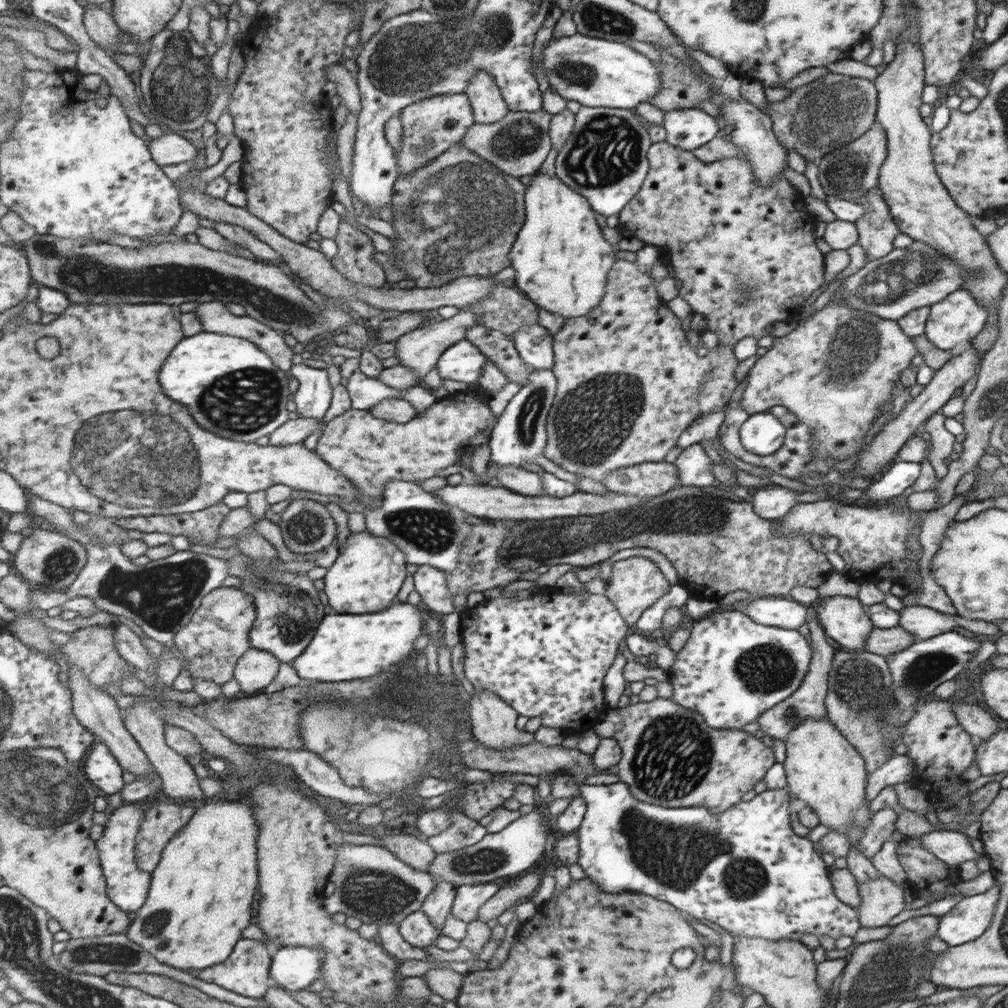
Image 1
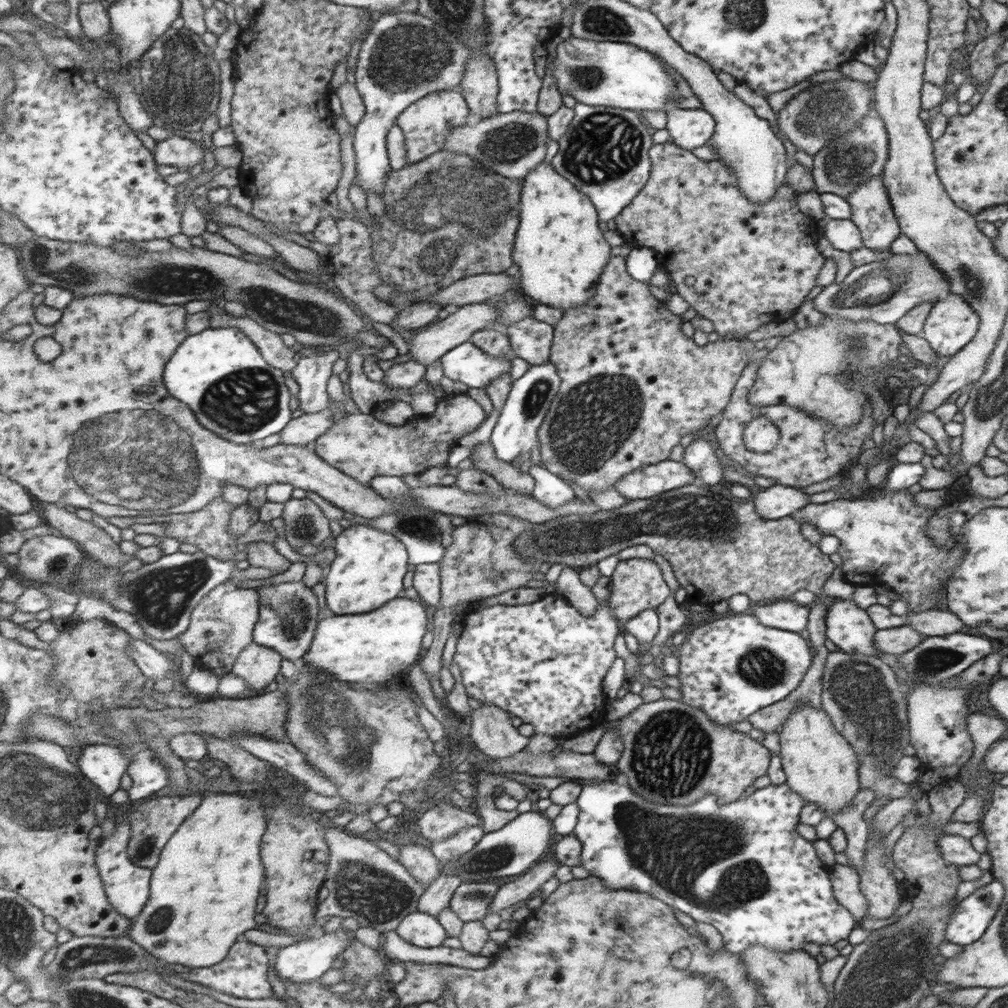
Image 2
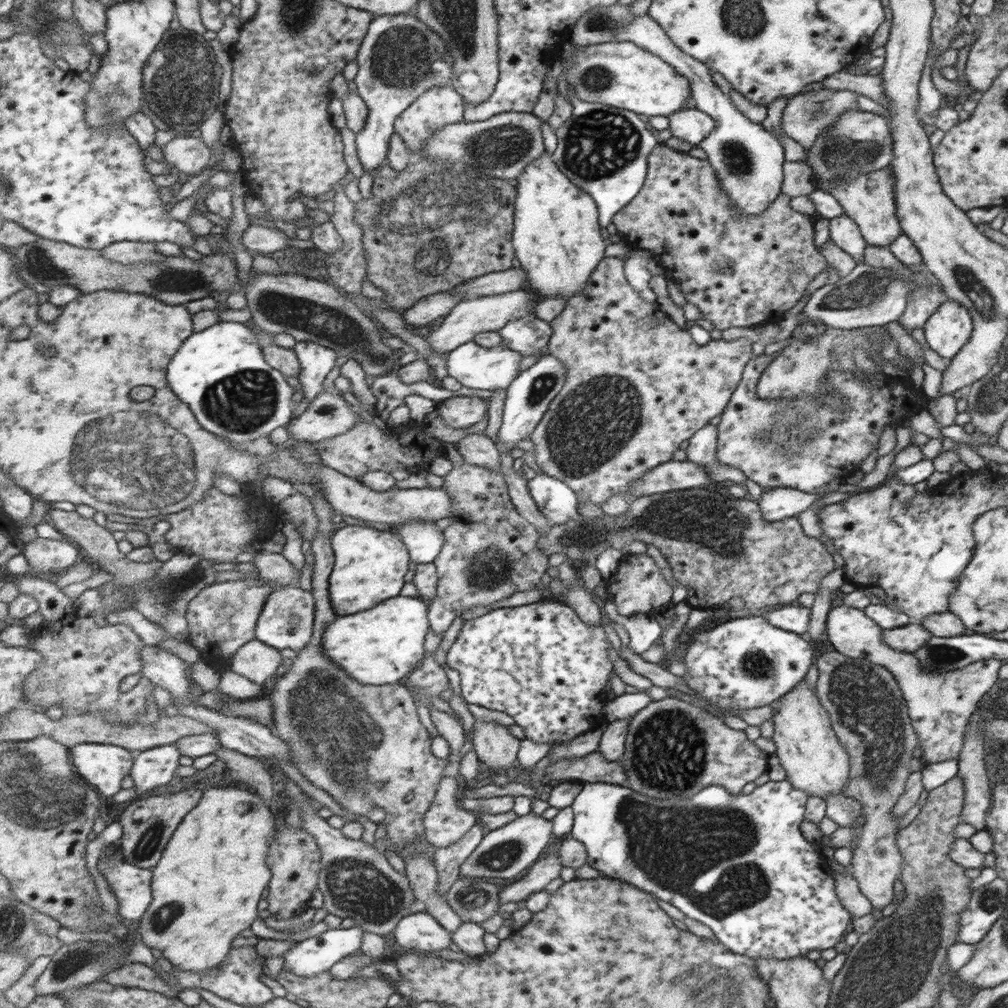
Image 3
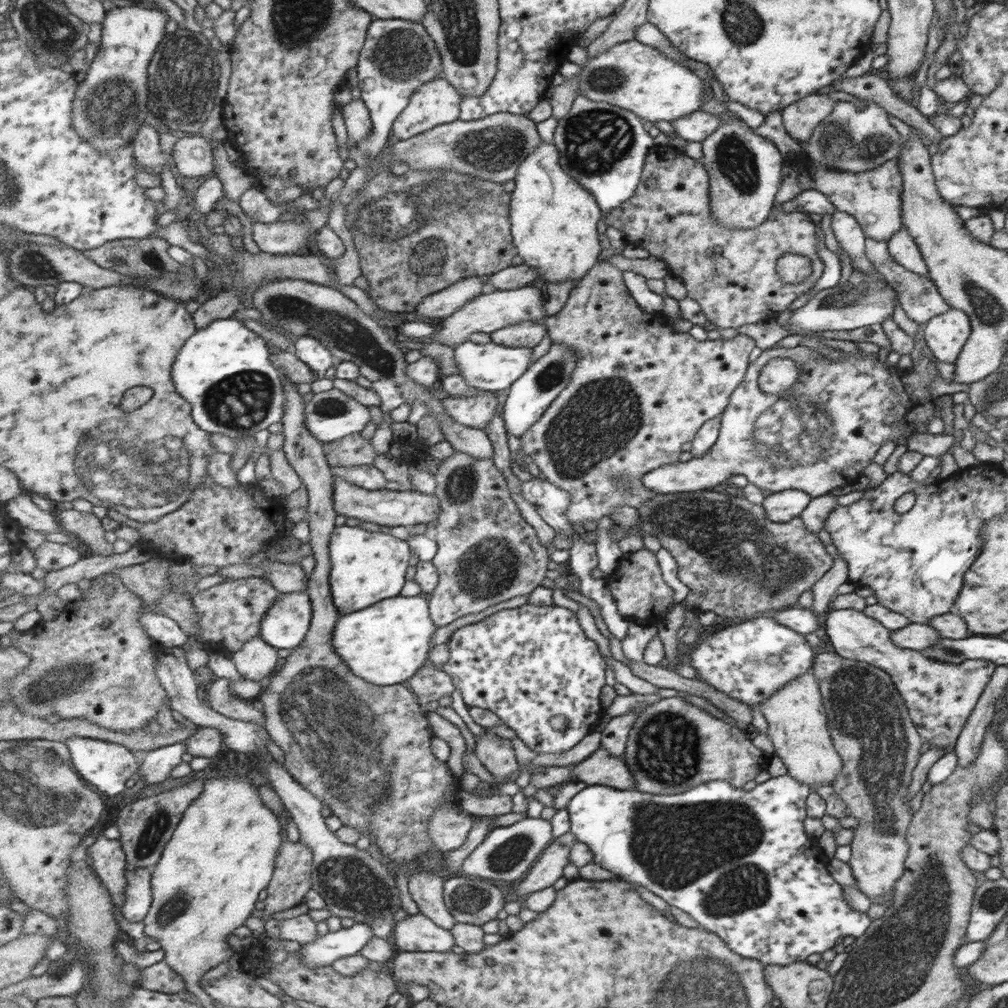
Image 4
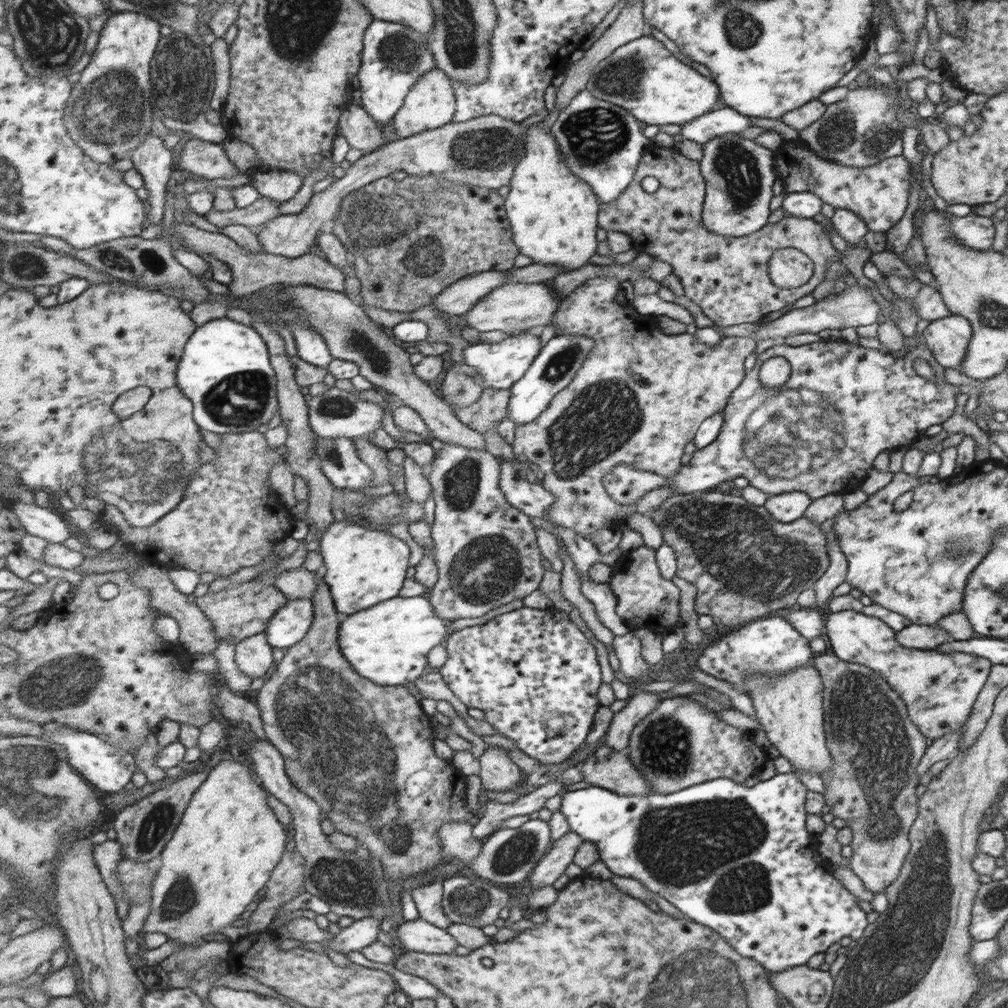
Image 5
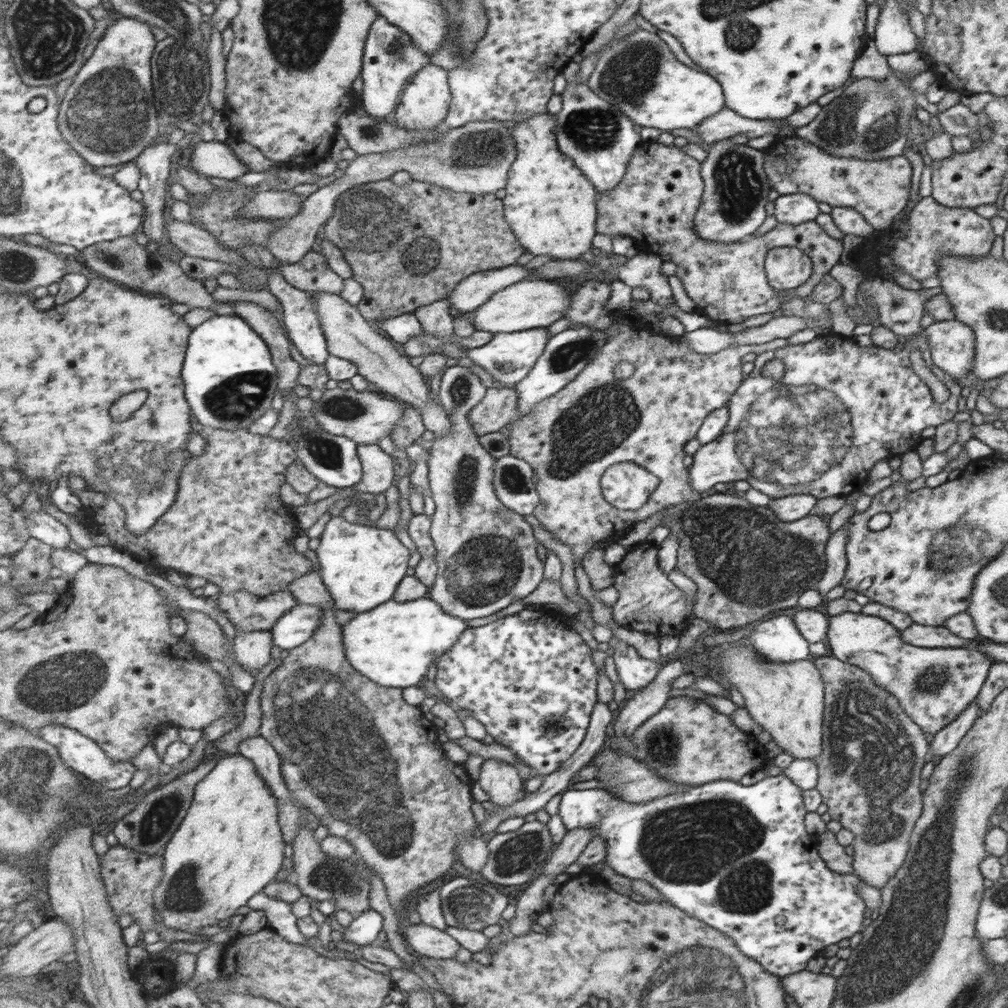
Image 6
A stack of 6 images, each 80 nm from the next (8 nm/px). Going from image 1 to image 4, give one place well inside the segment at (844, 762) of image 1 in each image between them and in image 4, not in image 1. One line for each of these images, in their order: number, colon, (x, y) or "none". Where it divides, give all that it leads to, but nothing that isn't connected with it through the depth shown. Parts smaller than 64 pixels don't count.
2: (818, 764)
3: (806, 747)
4: (796, 722)

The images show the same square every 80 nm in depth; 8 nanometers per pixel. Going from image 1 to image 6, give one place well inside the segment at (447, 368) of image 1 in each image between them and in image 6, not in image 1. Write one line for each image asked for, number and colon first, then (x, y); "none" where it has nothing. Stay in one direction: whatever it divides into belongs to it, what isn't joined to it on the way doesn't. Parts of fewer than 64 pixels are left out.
2: (469, 364)
3: (476, 366)
4: (492, 366)
5: (501, 364)
6: (509, 357)

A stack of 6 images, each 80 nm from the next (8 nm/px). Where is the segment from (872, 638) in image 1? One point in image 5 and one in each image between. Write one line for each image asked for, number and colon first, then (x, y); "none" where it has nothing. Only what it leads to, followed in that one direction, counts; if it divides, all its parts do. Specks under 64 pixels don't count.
2: (898, 640)
3: (912, 636)
4: (917, 637)
5: (921, 637)

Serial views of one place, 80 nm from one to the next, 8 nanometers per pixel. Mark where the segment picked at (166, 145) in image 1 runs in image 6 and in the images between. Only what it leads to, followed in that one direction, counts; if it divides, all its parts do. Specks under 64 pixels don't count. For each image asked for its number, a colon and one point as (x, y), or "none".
2: (178, 151)
3: (188, 156)
4: (193, 156)
5: (209, 160)
6: (214, 159)

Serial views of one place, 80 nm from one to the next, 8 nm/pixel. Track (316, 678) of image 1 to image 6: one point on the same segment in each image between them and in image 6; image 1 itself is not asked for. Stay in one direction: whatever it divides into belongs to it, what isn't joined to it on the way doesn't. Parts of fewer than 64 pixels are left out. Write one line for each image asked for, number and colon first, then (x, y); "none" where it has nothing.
2: (373, 647)
3: (381, 645)
4: (388, 643)
5: (389, 643)
6: (395, 645)

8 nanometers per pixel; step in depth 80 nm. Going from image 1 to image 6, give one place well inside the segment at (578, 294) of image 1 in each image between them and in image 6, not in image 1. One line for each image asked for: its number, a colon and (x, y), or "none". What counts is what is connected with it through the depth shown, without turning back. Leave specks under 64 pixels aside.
2: (559, 250)
3: (556, 238)
4: (554, 219)
5: (552, 212)
6: (550, 204)

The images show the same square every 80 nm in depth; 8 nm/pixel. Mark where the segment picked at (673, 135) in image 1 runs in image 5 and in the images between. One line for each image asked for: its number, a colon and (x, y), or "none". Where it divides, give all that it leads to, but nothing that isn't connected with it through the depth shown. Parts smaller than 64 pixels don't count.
2: (688, 128)
3: (691, 125)
4: (695, 127)
5: (717, 122)

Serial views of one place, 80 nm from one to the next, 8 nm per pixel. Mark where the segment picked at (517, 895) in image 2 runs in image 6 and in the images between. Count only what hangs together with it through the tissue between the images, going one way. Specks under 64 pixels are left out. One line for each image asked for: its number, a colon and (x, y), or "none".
3: (544, 871)
4: (546, 871)
5: (553, 865)
6: (569, 850)

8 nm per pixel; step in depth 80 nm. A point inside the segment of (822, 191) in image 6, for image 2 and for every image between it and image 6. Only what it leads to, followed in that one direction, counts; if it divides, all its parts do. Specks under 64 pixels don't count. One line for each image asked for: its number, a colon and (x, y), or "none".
2: (871, 213)
3: (868, 199)
4: (873, 197)
5: (877, 193)

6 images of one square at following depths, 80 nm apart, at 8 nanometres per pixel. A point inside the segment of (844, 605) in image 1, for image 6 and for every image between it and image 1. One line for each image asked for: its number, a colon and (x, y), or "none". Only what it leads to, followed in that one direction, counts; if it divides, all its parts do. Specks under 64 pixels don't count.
2: (849, 627)
3: (940, 705)
4: (940, 697)
5: (939, 689)
6: (934, 685)

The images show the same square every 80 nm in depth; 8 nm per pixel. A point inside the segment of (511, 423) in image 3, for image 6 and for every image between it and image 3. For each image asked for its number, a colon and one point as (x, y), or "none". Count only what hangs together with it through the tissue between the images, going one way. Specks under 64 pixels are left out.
4: (534, 393)
5: (554, 369)
6: (569, 352)

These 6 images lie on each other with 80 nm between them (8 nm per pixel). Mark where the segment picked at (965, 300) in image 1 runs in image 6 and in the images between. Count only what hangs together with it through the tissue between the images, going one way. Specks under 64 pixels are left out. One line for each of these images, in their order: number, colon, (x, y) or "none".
2: (952, 323)
3: (949, 327)
4: (945, 334)
5: (947, 338)
6: (951, 344)

